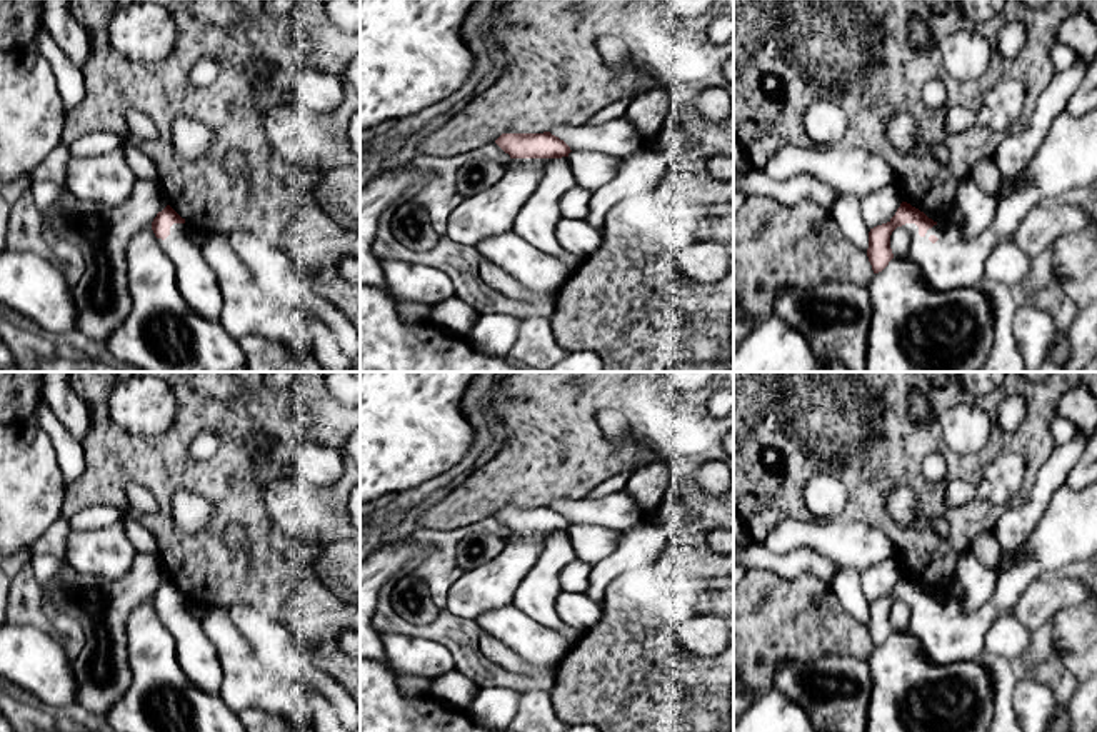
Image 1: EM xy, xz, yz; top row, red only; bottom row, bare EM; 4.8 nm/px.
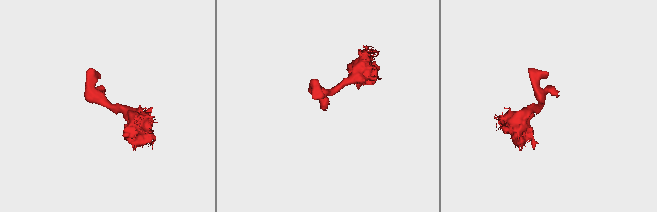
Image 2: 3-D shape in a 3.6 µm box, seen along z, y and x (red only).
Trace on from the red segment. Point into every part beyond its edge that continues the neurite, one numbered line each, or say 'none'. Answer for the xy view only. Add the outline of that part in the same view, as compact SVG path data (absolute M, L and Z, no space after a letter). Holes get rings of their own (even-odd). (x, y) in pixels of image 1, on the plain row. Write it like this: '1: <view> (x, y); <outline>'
1: xy (195, 654); M173 597L170 609L165 614L157 612L157 617L175 642L177 660L183 674L200 690L218 697L223 670L217 650L202 624L187 612L183 602L185 597Z

